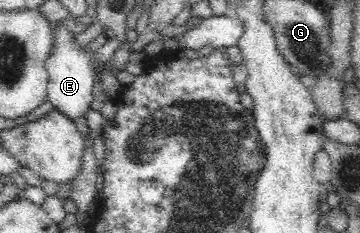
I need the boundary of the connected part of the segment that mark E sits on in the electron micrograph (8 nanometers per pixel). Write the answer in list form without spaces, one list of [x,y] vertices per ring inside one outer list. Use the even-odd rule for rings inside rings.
[[[61,21],[50,23],[53,34],[52,53],[45,62],[45,69],[49,76],[47,97],[54,109],[61,112],[71,121],[90,109],[90,103],[94,100],[94,67],[86,52],[76,41],[76,35],[72,33]]]

